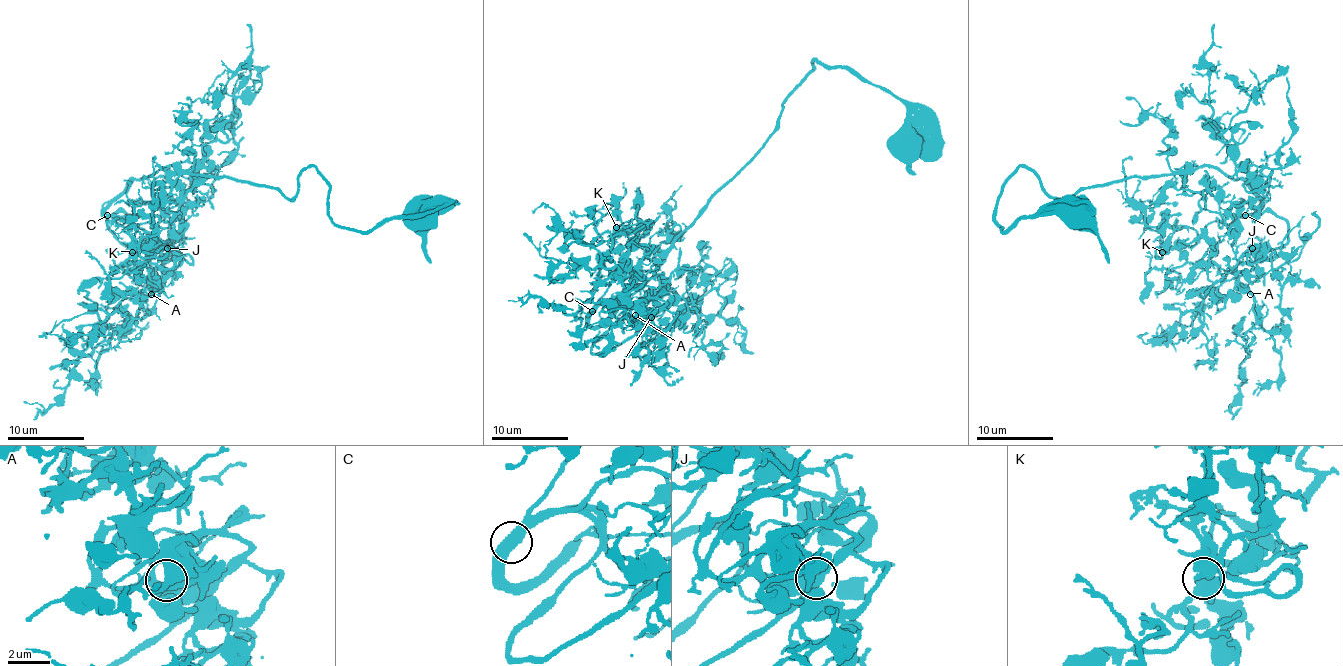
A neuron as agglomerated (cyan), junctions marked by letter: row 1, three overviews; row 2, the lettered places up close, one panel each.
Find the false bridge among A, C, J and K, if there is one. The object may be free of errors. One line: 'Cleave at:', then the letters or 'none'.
Cleave at: none

